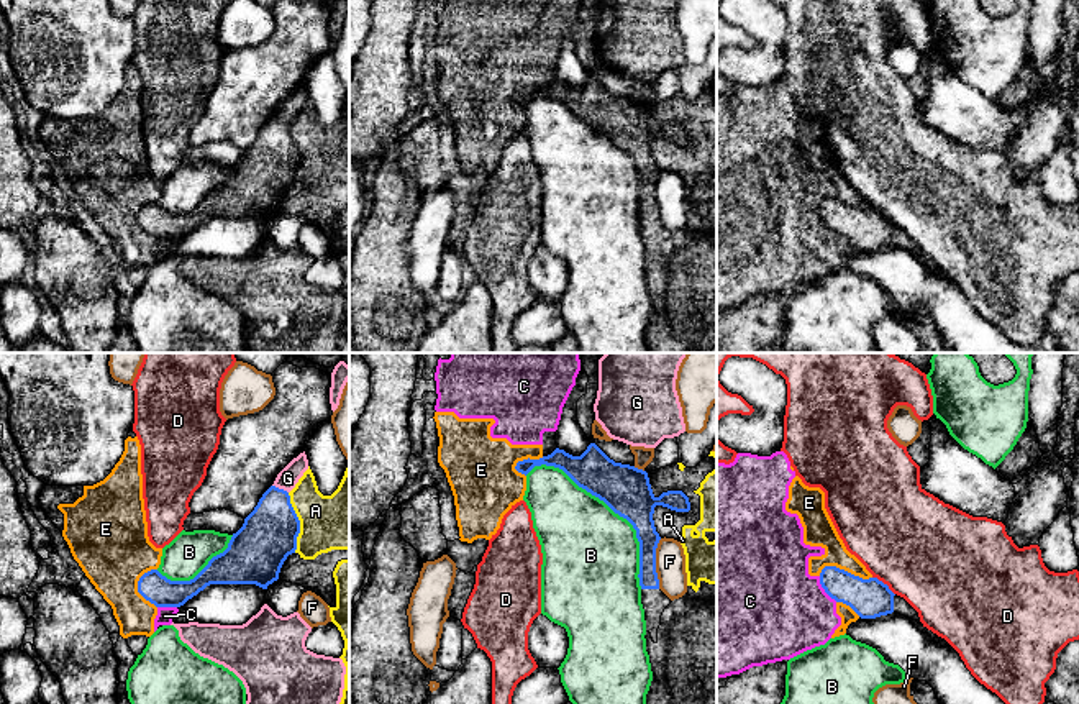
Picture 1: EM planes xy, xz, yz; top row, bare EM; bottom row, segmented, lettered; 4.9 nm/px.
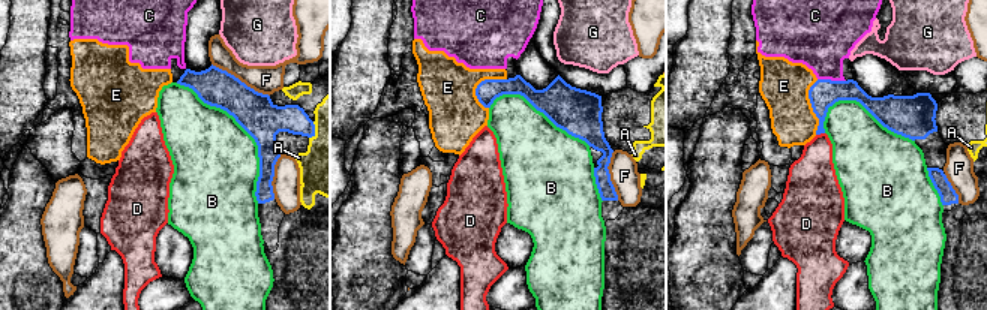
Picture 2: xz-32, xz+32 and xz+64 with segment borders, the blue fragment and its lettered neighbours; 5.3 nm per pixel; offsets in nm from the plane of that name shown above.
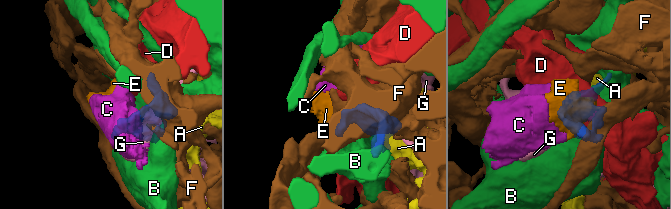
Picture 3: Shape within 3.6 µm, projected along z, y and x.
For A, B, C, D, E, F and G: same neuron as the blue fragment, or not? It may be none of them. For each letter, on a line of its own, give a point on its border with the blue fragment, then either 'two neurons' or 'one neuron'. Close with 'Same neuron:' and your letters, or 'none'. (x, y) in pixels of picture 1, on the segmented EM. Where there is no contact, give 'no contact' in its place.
A: meets blue in xy at (299, 522); two neurons
B: meets blue in xz at (610, 507); two neurons
C: meets blue in yz at (824, 588); two neurons
D: meets blue in yz at (883, 583); two neurons
E: meets blue in yz at (843, 570); two neurons
F: meets blue in xz at (655, 563); two neurons
G: meets blue in xy at (281, 489); two neurons
Same neuron: none

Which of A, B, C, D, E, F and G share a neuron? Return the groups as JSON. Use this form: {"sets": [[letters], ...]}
{"sets": [["A"], ["B"], ["C", "E"], ["D"], ["F"], ["G"]]}

